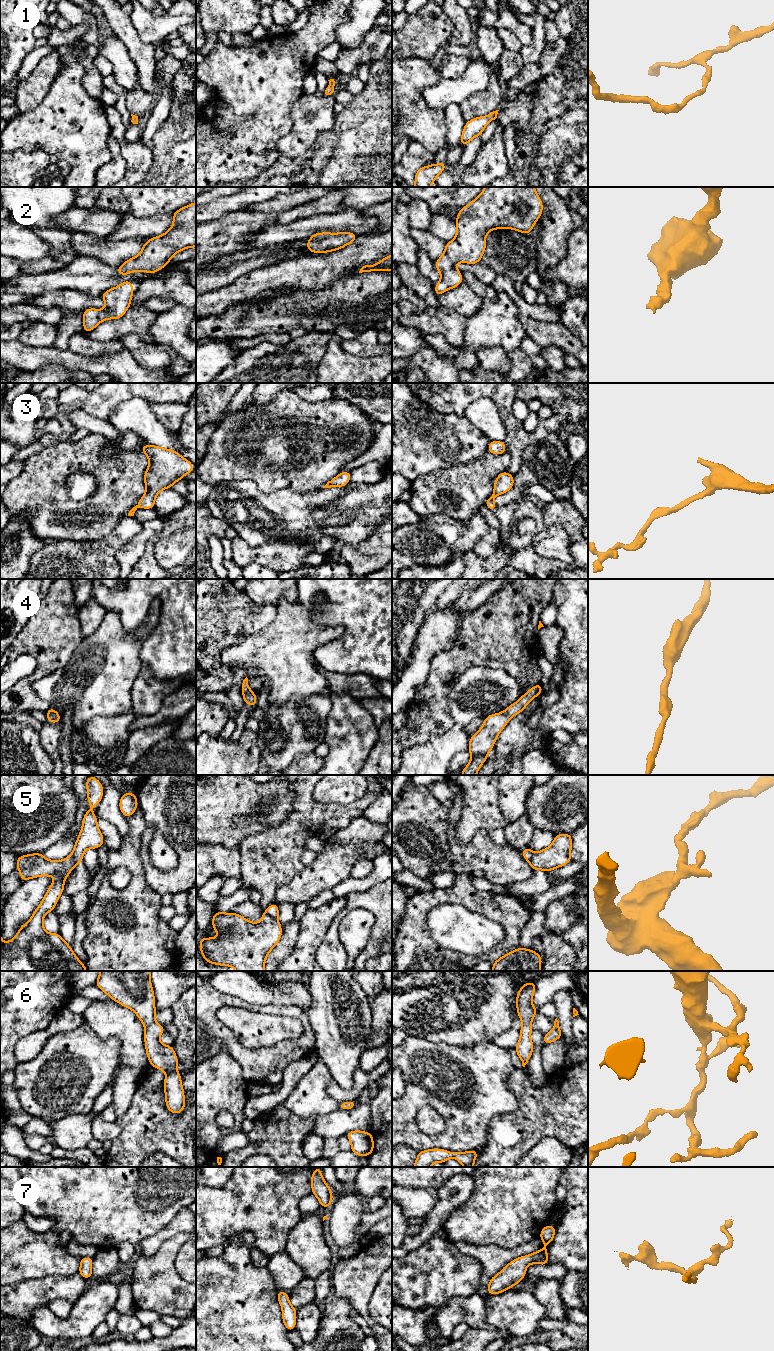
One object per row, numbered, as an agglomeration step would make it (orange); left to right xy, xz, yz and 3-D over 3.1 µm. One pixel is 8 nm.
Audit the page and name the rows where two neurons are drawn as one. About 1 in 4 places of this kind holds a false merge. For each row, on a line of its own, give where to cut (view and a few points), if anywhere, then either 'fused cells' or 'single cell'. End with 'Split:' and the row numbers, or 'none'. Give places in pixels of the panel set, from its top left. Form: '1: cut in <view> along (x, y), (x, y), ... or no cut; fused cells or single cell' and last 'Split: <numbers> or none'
1: no cut; single cell
2: no cut; single cell
3: no cut; single cell
4: no cut; single cell
5: cut in xz along (265, 912), (276, 919); fused cells
6: no cut; single cell
7: no cut; single cell
Split: 5

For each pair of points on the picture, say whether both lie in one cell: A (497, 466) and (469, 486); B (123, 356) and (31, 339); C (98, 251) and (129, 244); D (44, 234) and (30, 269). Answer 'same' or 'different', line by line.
A: same
B: different
C: same
D: same

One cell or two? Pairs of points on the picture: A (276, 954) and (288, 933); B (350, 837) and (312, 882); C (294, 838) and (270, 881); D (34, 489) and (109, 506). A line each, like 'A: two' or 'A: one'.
A: one
B: one
C: one
D: one

